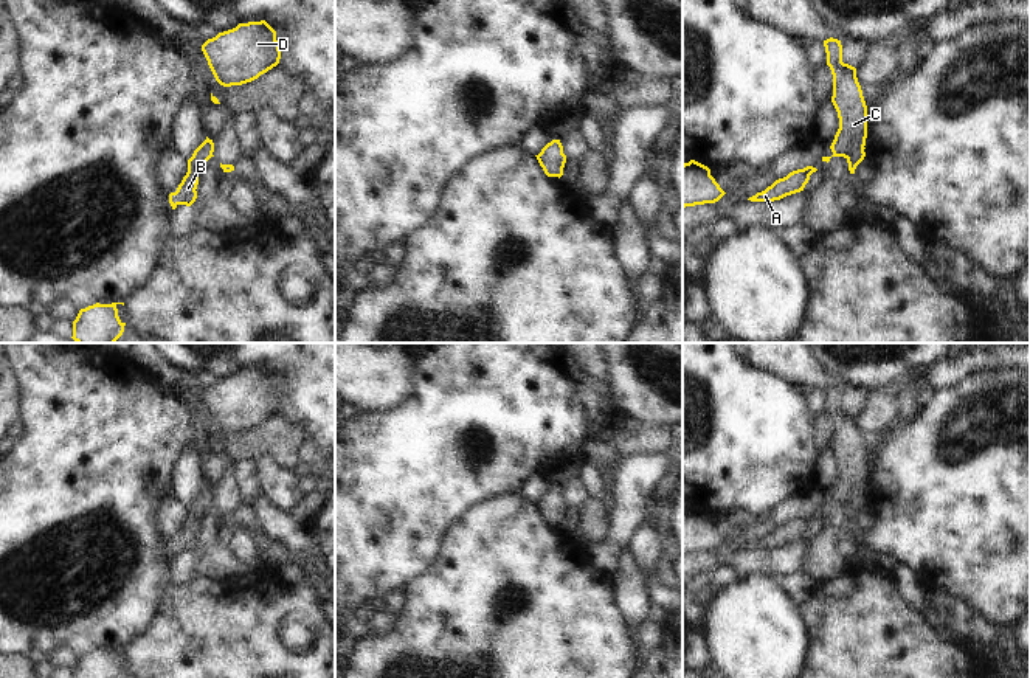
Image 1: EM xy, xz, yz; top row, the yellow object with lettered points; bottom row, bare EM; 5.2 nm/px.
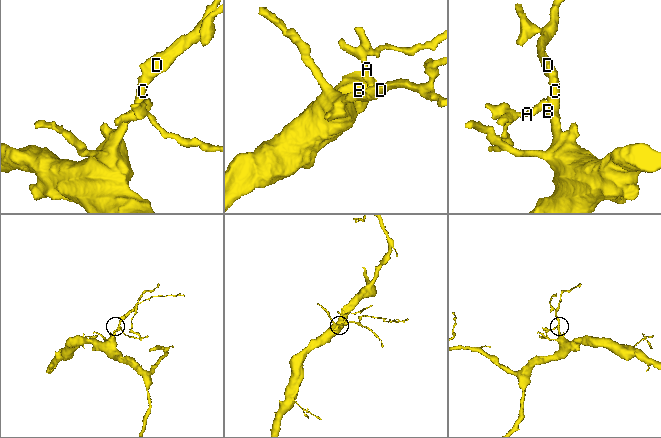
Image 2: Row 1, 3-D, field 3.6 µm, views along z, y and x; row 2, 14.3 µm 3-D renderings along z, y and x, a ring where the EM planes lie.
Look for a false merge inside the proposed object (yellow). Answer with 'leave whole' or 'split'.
split

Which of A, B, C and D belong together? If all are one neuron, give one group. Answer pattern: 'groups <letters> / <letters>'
groups A / B C D

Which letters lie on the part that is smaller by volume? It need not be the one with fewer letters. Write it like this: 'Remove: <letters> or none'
Remove: A

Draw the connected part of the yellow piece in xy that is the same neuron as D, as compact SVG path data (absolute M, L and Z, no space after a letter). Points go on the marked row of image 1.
M265 22L239 23L202 45L216 81L223 87L258 79L279 64L276 31Z

